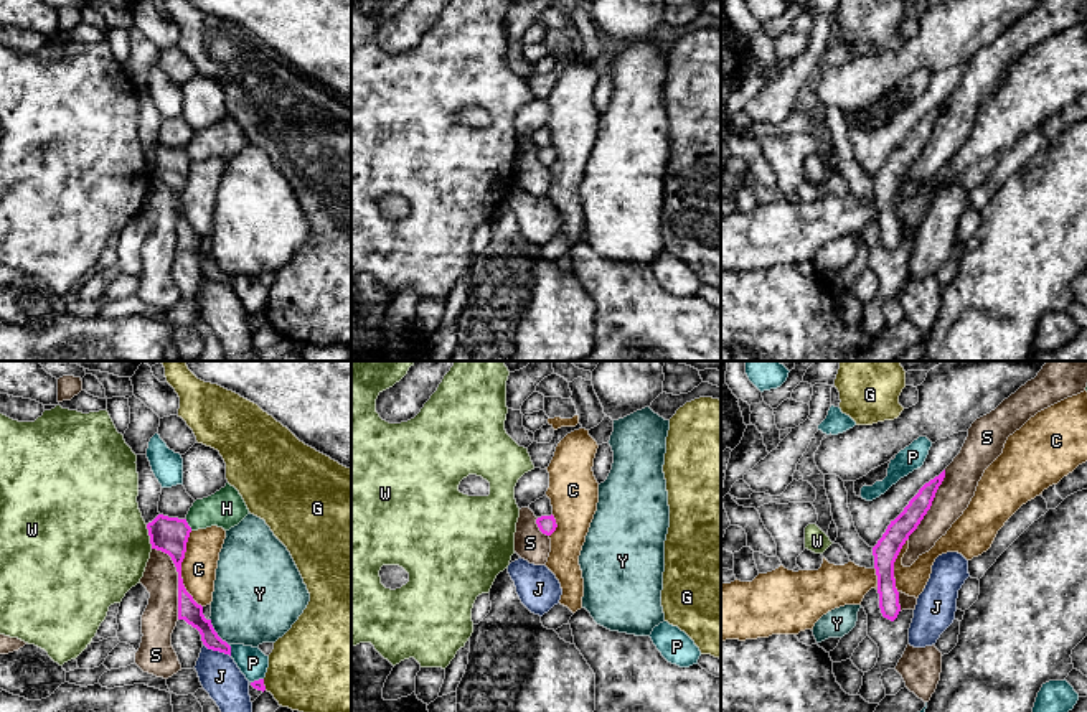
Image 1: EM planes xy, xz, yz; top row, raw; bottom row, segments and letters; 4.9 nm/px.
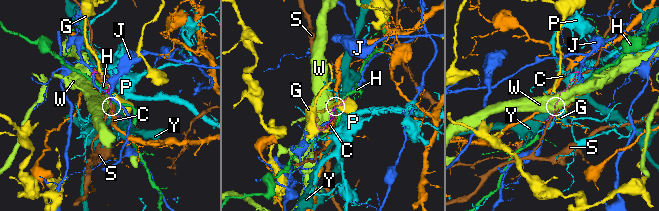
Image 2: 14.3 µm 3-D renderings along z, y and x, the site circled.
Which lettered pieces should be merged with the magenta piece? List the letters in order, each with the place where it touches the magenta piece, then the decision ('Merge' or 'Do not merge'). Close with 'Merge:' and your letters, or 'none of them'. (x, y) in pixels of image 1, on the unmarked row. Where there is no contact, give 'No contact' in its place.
C: Touches magenta at xy (180, 200). Do not merge
G: Touches magenta at xy (263, 315). Do not merge
H: Touches magenta at xy (187, 155). Do not merge
J: Touches magenta at xy (216, 281). Do not merge
P: Touches magenta at xy (230, 281). Do not merge
S: Touches magenta at xy (178, 210). Do not merge
W: Touches magenta at xy (149, 165). Do not merge
Y: Touches magenta at xy (215, 262). Do not merge
Merge: none of them

